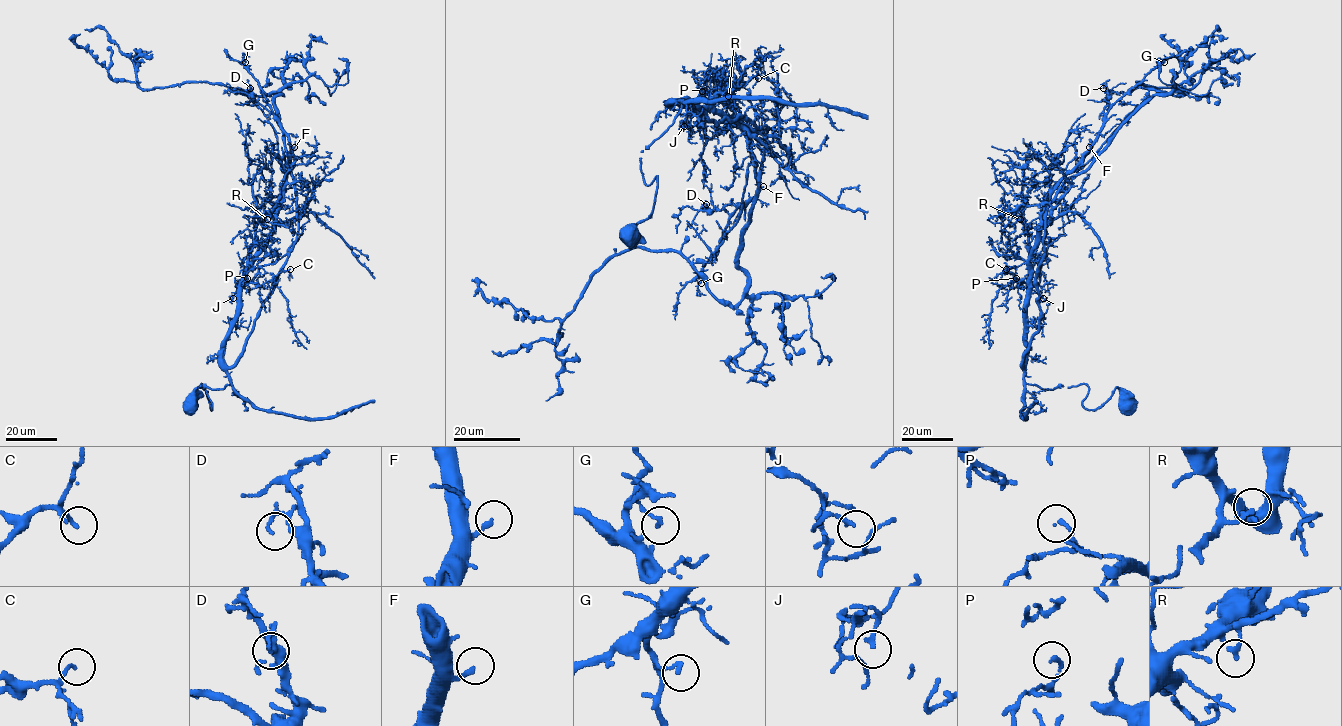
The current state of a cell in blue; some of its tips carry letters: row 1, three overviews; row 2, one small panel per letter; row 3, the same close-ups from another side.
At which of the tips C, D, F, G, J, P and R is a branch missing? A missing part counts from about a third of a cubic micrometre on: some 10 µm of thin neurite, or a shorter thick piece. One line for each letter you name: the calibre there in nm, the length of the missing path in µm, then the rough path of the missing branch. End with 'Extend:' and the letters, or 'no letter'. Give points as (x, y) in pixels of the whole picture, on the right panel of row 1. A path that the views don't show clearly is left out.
F: 190 nm thick; about 9 µm are missing
Extend: F

